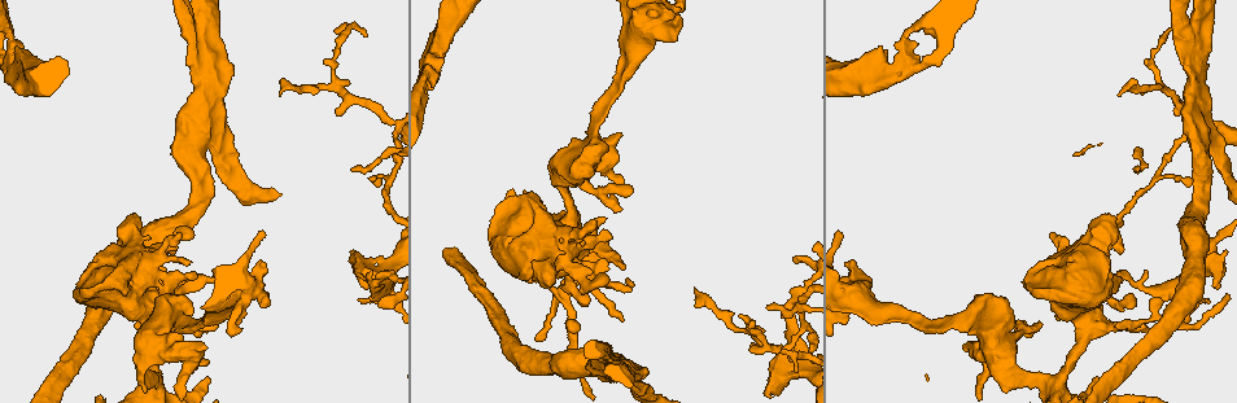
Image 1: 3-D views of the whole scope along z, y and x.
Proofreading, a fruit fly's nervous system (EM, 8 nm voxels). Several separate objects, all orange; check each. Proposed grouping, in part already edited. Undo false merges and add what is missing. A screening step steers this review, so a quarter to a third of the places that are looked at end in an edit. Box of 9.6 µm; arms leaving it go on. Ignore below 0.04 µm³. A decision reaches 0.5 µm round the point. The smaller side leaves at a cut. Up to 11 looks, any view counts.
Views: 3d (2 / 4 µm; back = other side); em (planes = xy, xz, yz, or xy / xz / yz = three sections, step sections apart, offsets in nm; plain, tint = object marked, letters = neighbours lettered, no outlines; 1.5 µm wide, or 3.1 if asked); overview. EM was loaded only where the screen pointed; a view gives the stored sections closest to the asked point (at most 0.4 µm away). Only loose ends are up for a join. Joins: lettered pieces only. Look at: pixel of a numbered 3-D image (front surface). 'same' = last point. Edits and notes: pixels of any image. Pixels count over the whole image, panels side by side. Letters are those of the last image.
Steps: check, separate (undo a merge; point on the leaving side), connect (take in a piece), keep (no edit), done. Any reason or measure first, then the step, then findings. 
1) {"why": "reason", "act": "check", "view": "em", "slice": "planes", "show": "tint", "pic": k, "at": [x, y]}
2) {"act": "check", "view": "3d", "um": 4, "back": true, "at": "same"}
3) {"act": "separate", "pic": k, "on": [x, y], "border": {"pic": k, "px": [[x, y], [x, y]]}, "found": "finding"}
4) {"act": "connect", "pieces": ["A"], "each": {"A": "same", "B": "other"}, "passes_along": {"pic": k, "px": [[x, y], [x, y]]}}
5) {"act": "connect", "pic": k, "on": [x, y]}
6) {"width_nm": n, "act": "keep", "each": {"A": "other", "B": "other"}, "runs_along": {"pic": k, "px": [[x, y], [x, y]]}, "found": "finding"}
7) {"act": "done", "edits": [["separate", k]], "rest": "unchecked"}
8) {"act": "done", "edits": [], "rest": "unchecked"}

{"why": "arms part here", "act": "check", "view": "em", "slice": "planes", "show": "letters", "pic": 1, "at": [448, 27]}

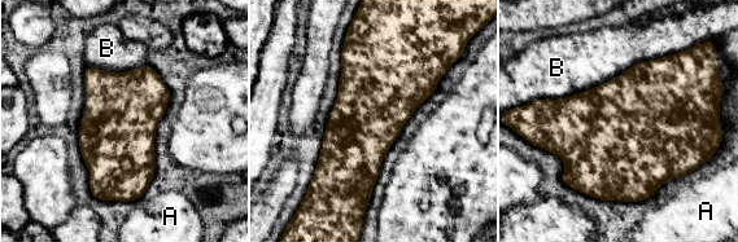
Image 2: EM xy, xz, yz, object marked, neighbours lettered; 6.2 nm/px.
{"act": "keep", "each": {"A": "other", "B": "other"}, "border": {"pic": 2, "px": [[680, 51], [535, 102]]}, "found": "one neuron here"}

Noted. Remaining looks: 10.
{"why": "sudden change in width", "act": "check", "view": "3d", "um": 2, "back": true, "pic": 1, "at": [1103, 326]}

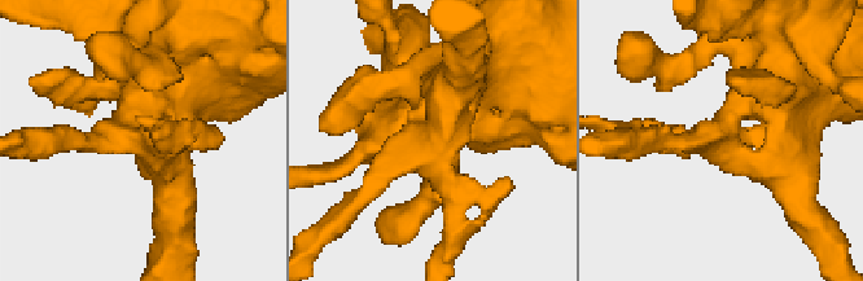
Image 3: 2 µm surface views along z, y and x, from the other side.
{"why": "need the tissue", "act": "check", "view": "em", "slice": "planes", "show": "letters", "pic": 3, "at": [425, 144]}

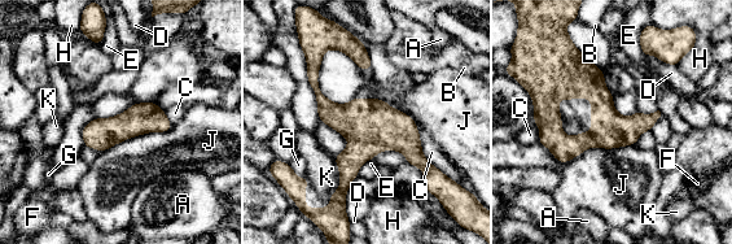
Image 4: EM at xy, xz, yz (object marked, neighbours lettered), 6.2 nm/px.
{"width_nm": 200, "act": "keep", "each": {"A": "other", "B": "other", "C": "other", "D": "other", "E": "other", "F": "other", "G": "other", "H": "other", "J": "other", "K": "other"}, "border": {"pic": 4, "px": [[538, 142], [561, 162], [635, 143]]}, "found": "one neuron here"}

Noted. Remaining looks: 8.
{"why": "branch stops here", "act": "check", "view": "3d", "um": 4, "pic": 1, "at": [217, 328]}

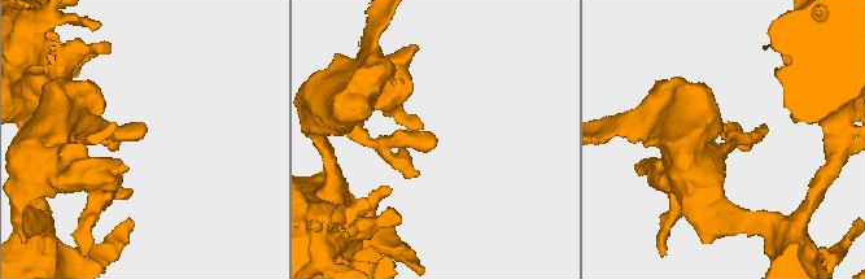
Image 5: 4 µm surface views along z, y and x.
{"act": "check", "view": "em", "slice": "xy", "step": 4, "show": "letters", "pic": 5, "at": [723, 132]}

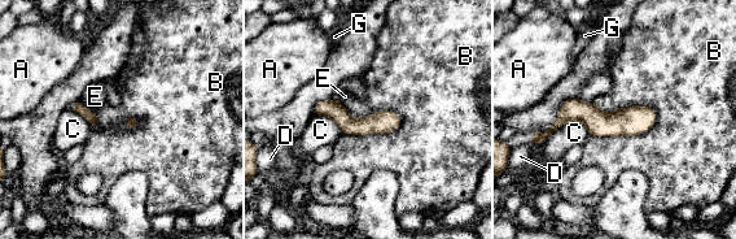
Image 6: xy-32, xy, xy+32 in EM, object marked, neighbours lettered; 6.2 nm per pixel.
{"why": "cut it another way", "act": "check", "view": "em", "slice": "planes", "show": "letters", "at": "same"}

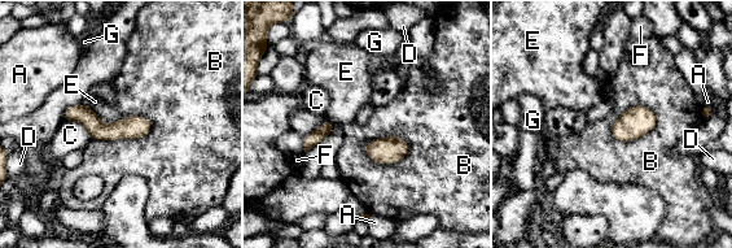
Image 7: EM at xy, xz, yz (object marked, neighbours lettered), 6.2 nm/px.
{"act": "keep", "each": {"A": "other", "B": "other", "C": "other", "D": "other", "E": "other", "F": "other", "G": "other"}, "border": {"pic": 7, "px": [[656, 114], [635, 139], [610, 134]]}, "found": "no lettered piece goes on from it"}

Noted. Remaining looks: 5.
{"why": "thin end", "act": "check", "view": "3d", "um": 4, "pic": 1, "at": [381, 306]}

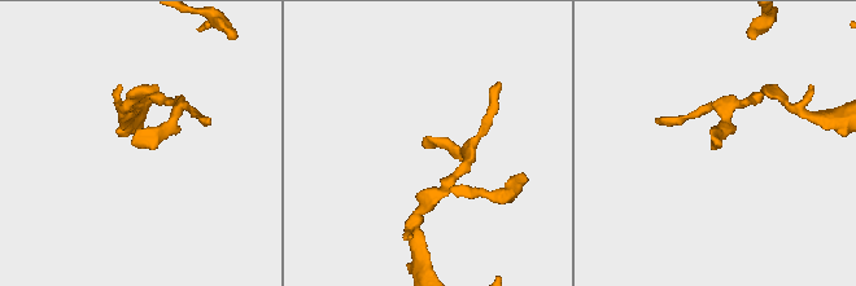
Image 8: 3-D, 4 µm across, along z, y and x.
{"act": "check", "view": "em", "slice": "planes", "show": "tint", "pic": 8, "at": [135, 147]}

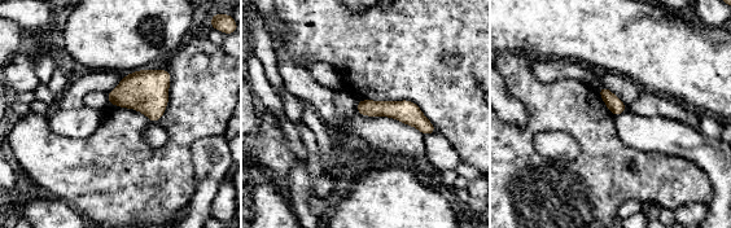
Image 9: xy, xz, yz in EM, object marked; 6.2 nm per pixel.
{"why": "what lies round it", "act": "check", "view": "em", "slice": "planes", "show": "letters", "at": "same"}

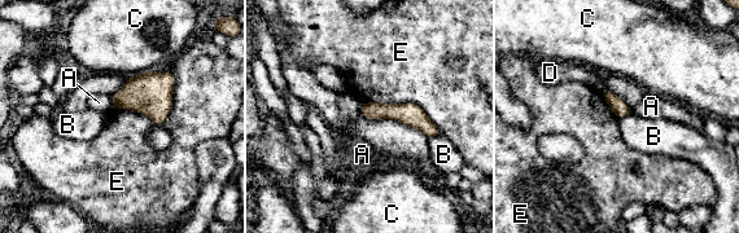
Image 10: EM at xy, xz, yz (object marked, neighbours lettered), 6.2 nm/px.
{"width_nm": 100, "act": "keep", "each": {"A": "other", "B": "other", "C": "other", "D": "other", "E": "other"}, "border": {"pic": 10, "px": [[441, 132], [428, 139]]}, "found": "no lettered piece goes on from it"}

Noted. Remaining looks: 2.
{"act": "done", "edits": [], "rest": "unchecked"}

